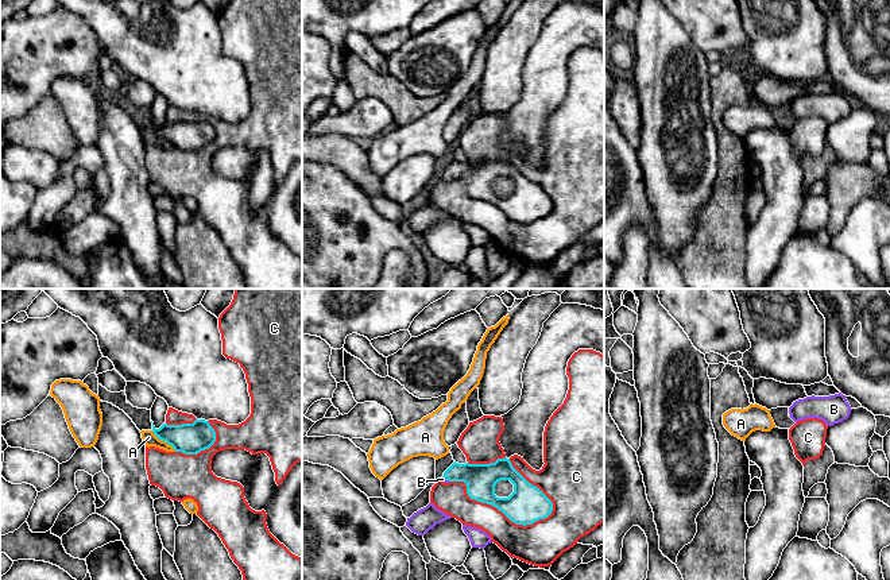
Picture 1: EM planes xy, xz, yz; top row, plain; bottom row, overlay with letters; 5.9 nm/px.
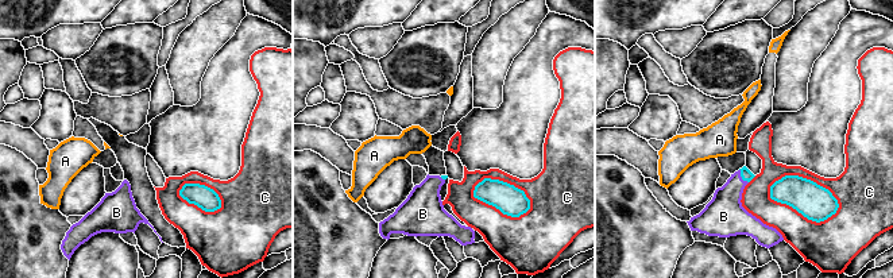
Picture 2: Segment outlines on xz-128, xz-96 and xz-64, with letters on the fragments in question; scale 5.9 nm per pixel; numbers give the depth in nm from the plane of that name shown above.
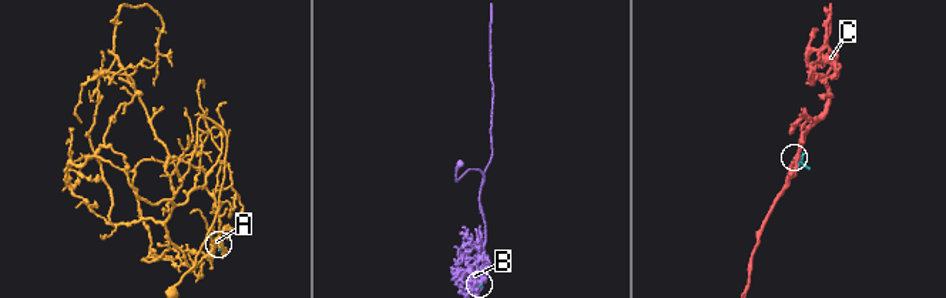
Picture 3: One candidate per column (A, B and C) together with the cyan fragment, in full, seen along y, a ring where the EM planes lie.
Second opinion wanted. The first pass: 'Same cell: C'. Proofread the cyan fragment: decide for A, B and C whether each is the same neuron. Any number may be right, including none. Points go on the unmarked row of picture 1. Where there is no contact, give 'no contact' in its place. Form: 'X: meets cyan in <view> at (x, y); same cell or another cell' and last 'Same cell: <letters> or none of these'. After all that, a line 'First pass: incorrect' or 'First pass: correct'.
A: meets cyan in xy at (163, 138); another cell
B: meets cyan in xz at (447, 177); same cell
C: meets cyan in xz at (498, 207); another cell
Same cell: B
First pass: incorrect

